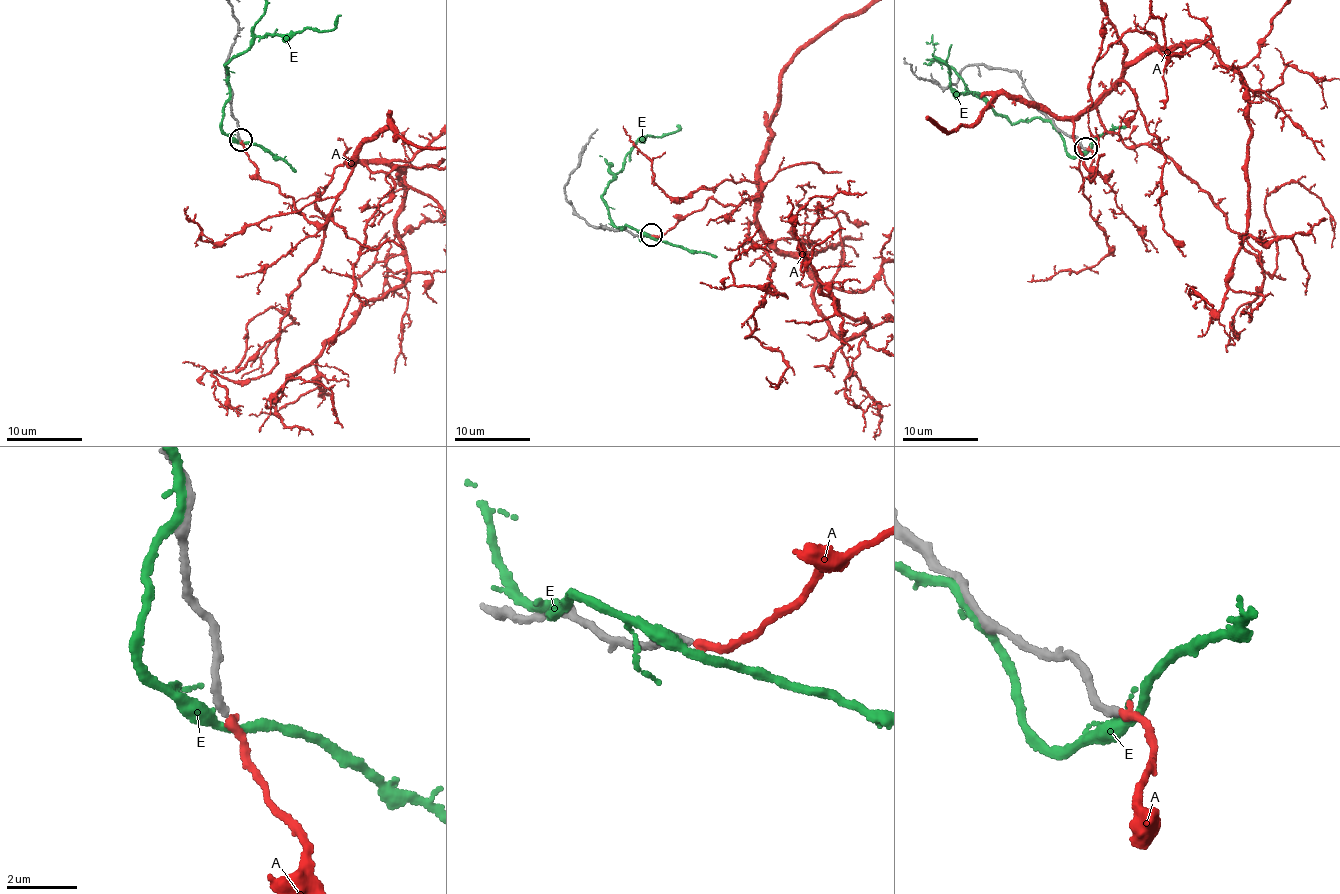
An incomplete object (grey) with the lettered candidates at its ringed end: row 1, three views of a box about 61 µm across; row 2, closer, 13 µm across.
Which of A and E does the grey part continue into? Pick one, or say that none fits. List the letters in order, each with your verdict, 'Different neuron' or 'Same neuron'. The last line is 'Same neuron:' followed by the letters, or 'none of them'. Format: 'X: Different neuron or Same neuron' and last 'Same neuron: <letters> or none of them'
A: Same neuron
E: Different neuron
Same neuron: A

